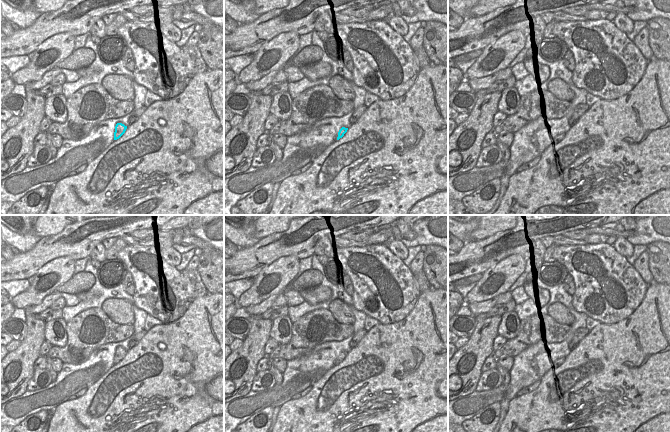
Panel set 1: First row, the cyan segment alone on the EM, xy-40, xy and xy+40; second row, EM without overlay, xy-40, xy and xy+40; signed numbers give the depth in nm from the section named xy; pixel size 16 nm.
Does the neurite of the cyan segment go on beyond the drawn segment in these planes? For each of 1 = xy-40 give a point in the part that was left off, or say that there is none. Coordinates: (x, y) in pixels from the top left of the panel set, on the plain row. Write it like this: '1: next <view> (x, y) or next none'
1: next none

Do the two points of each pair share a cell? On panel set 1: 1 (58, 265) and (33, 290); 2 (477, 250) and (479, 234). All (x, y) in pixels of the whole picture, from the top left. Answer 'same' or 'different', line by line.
1: same
2: different

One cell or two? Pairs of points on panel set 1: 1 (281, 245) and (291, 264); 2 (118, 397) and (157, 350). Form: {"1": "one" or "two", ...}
{"1": "two", "2": "one"}

